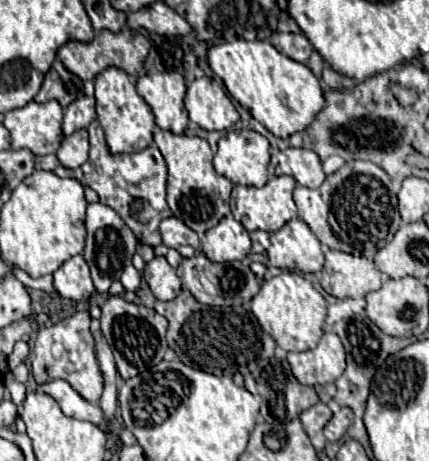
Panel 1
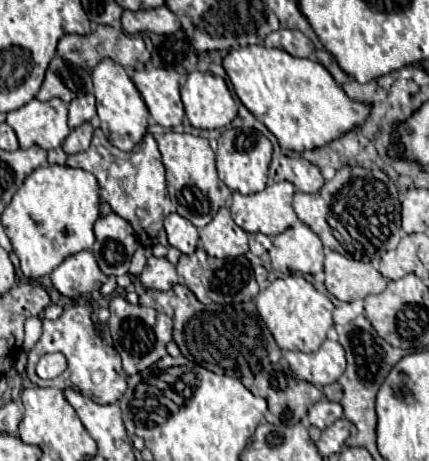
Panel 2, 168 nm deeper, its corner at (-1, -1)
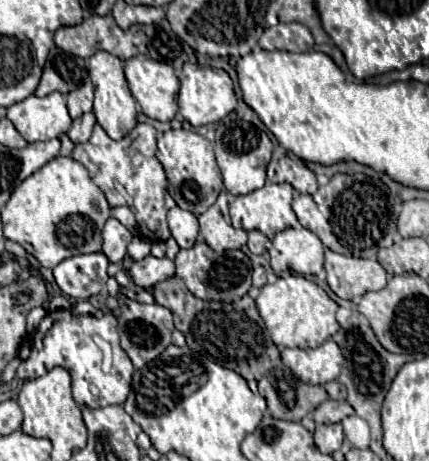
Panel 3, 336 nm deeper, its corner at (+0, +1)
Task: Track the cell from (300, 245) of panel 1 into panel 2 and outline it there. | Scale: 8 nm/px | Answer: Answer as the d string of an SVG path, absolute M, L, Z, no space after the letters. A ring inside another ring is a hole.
M300 221L284 233L272 237L272 245L284 267L294 273L316 275L324 267L322 241L310 227Z

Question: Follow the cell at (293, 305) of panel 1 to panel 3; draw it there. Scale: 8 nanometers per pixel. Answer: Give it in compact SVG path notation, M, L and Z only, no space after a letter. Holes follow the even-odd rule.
M301 275L267 283L257 297L257 309L273 343L279 349L319 347L323 341L327 341L339 331L339 323L335 319L339 305L319 285L315 285L313 281L307 281Z

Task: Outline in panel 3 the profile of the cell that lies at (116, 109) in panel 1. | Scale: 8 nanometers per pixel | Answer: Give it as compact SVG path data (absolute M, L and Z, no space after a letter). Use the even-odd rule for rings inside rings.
M97 51L89 59L89 77L95 85L93 113L97 117L97 123L107 131L107 135L111 135L111 139L123 139L123 135L137 125L137 103L127 87L127 79L123 75L123 61L107 51Z

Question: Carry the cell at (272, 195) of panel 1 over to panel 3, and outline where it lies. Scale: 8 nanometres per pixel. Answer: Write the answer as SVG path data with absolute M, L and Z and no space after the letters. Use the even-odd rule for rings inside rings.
M267 181L261 189L253 191L253 193L247 193L247 195L241 195L241 197L235 197L235 201L229 205L233 227L241 227L245 231L255 229L255 231L261 231L263 235L267 235L269 239L273 239L275 233L279 233L287 227L299 229L301 223L297 221L297 215L293 213L292 201L293 187L289 183L277 185L277 183Z

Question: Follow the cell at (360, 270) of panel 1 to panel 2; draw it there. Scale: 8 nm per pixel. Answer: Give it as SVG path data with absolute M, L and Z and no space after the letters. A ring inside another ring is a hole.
M322 245L326 256L324 273L326 273L326 289L340 301L364 299L372 293L382 293L388 285L386 277L372 267L372 263L362 263L348 259L340 253L334 253Z

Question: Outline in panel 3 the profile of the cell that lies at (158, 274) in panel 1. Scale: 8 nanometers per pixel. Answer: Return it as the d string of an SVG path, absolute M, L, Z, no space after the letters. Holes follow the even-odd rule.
M147 255L143 261L135 261L131 265L129 275L139 287L153 289L159 281L169 279L169 277L175 275L175 263L167 257L157 259L153 255Z

